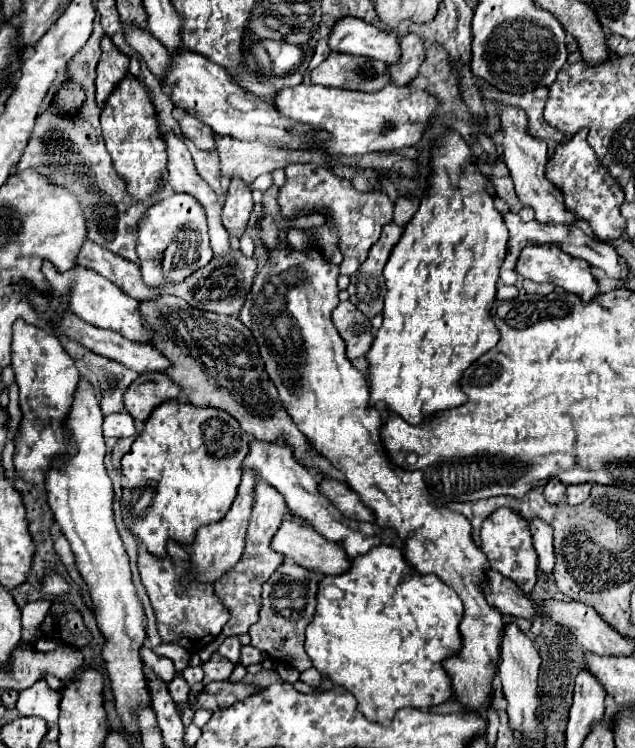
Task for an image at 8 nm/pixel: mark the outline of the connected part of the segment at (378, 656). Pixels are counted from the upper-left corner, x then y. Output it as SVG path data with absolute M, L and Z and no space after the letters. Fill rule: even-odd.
M395 546L371 548L365 556L353 560L349 572L321 580L321 586L329 584L339 586L345 598L331 602L323 594L317 596L317 614L305 632L305 652L319 672L327 674L331 682L343 686L357 698L359 712L367 720L389 724L399 708L439 706L453 694L451 678L441 666L445 658L455 656L461 648L459 622L463 618L463 604L453 588L435 574L415 572Z

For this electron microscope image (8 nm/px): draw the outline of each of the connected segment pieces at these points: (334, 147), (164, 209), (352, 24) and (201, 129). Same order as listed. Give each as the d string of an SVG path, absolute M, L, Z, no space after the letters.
M295 86L281 90L271 102L277 106L281 116L301 120L311 124L317 130L327 130L331 138L325 144L325 150L333 156L355 156L367 152L391 152L401 148L417 146L425 128L435 118L437 100L427 90L419 90L415 86L393 86L371 94L351 92L341 88L325 88L325 86Z
M173 194L149 206L137 228L137 254L141 258L141 274L147 286L183 282L189 274L203 268L213 258L203 206L199 204L199 200L187 194Z
M359 18L339 20L331 28L329 46L337 52L383 60L389 66L397 64L401 56L399 38L393 32L379 30L377 26L371 26Z
M185 114L181 120L181 130L183 130L183 136L187 140L191 140L197 148L203 148L203 150L215 150L215 142L213 142L213 132L209 130L207 124L203 124L201 120L197 120L195 116L191 114Z

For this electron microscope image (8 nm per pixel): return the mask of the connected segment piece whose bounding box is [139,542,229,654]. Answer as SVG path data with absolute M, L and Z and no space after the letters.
M177 542L167 544L165 558L155 558L145 550L143 544L139 544L139 574L151 600L161 640L179 644L189 654L197 654L203 646L207 646L221 634L221 628L229 620L229 612L217 600L213 584L195 584L195 580L191 582L191 576L187 576L187 556L187 550Z

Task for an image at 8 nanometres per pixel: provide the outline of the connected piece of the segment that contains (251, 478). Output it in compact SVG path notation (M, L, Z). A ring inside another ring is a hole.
M245 470L243 472L243 480L239 484L239 494L231 506L231 510L227 512L227 516L217 522L217 524L209 524L197 530L197 538L191 544L191 562L193 562L193 572L199 574L201 582L215 582L217 578L221 578L229 568L233 568L237 564L237 560L243 554L245 548L245 534L247 534L247 524L251 518L251 508L253 508L253 488L257 484L257 472L255 470Z

